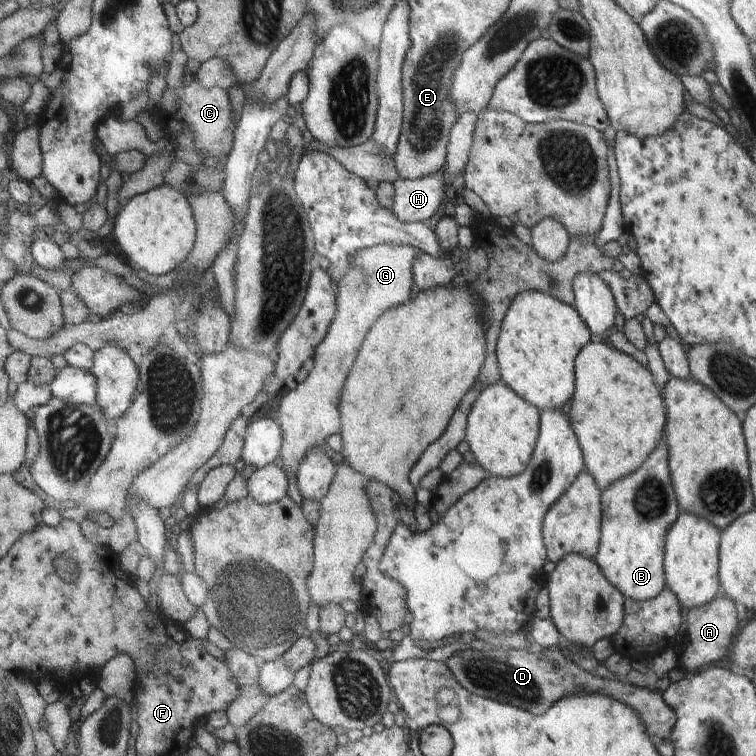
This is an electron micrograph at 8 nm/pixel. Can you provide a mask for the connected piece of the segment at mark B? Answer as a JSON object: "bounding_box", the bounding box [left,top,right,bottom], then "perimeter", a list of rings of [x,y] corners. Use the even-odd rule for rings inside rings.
{"bounding_box":[593,432,679,601],"perimeter":[[[665,432],[663,433],[662,439],[659,441],[656,449],[648,456],[648,459],[637,469],[634,473],[620,478],[615,482],[612,482],[606,489],[601,492],[601,504],[602,504],[602,521],[601,521],[601,538],[599,543],[599,548],[597,554],[593,560],[600,566],[602,573],[608,578],[608,581],[616,586],[617,590],[620,590],[624,597],[630,598],[638,601],[646,601],[655,598],[666,585],[665,578],[665,567],[663,566],[664,556],[665,556],[665,541],[670,528],[677,522],[679,518],[679,507],[676,501],[676,496],[672,487],[672,482],[670,479],[670,474],[668,474],[668,444]]]}

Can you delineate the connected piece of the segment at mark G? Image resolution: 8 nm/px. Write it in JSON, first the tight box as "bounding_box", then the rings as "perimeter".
{"bounding_box":[277,243,423,476],"perimeter":[[[385,243],[358,252],[355,265],[337,284],[339,290],[339,314],[328,337],[317,347],[315,367],[308,378],[284,396],[278,409],[277,421],[285,431],[285,444],[281,457],[285,470],[298,476],[298,472],[310,450],[326,445],[332,434],[341,434],[343,421],[341,406],[348,378],[355,370],[356,362],[374,326],[388,310],[411,302],[415,284],[415,263],[423,251],[420,248]]]}

